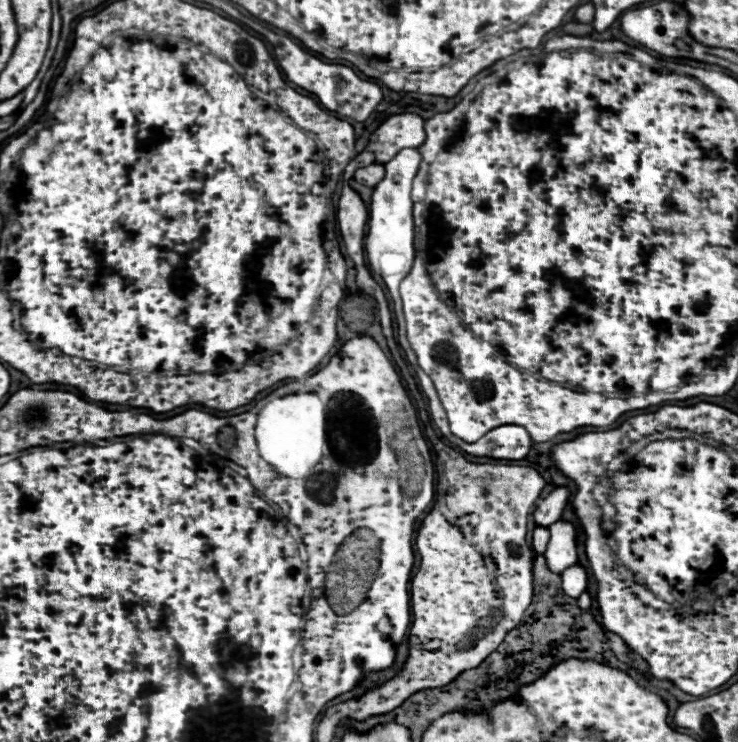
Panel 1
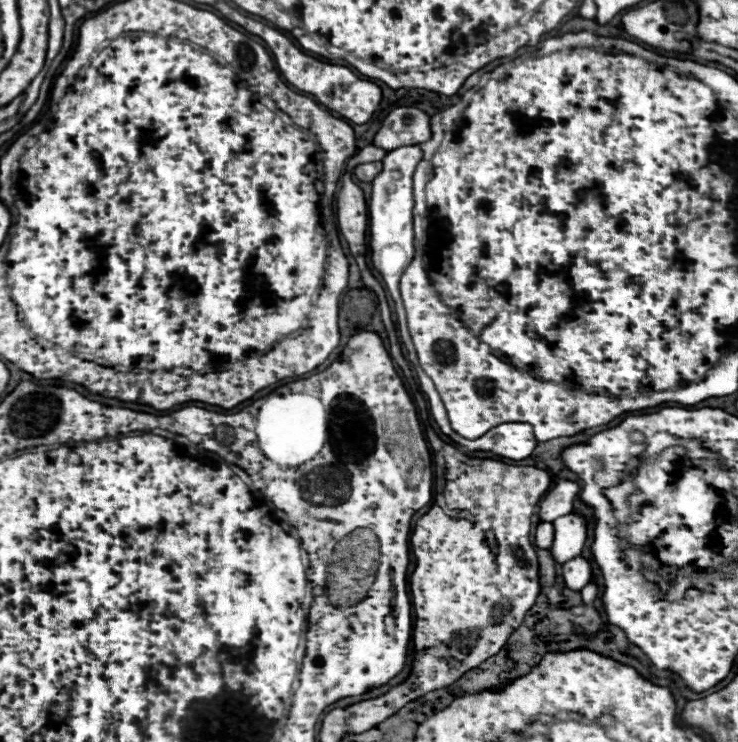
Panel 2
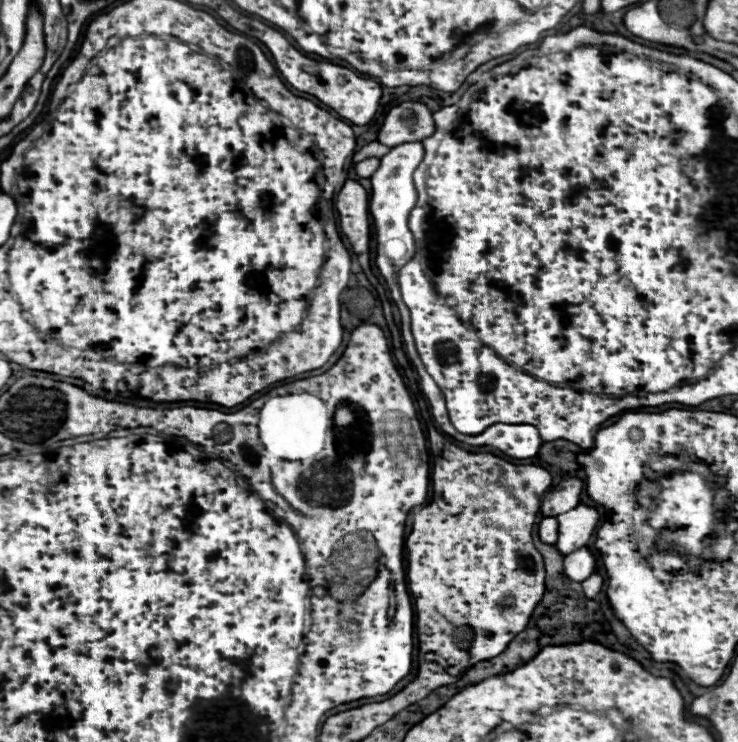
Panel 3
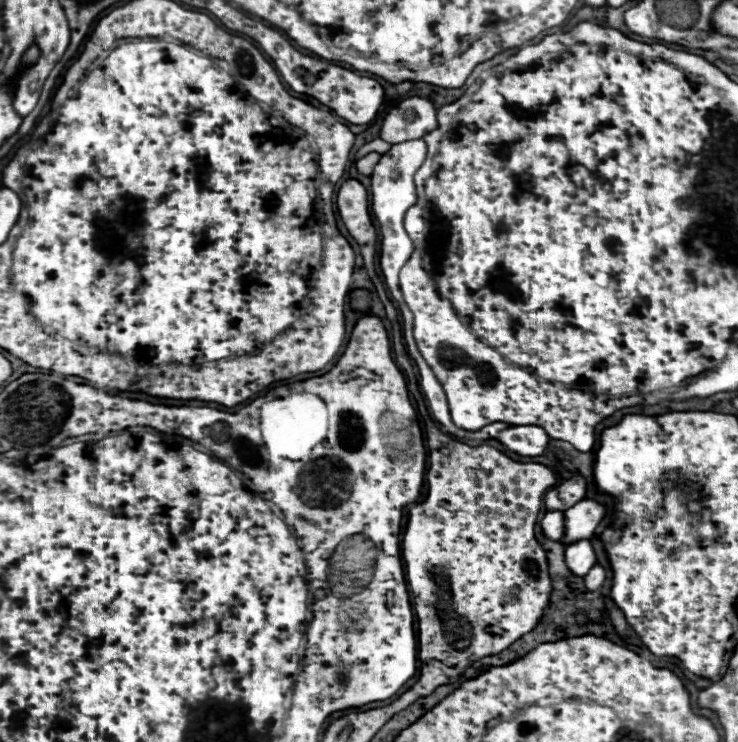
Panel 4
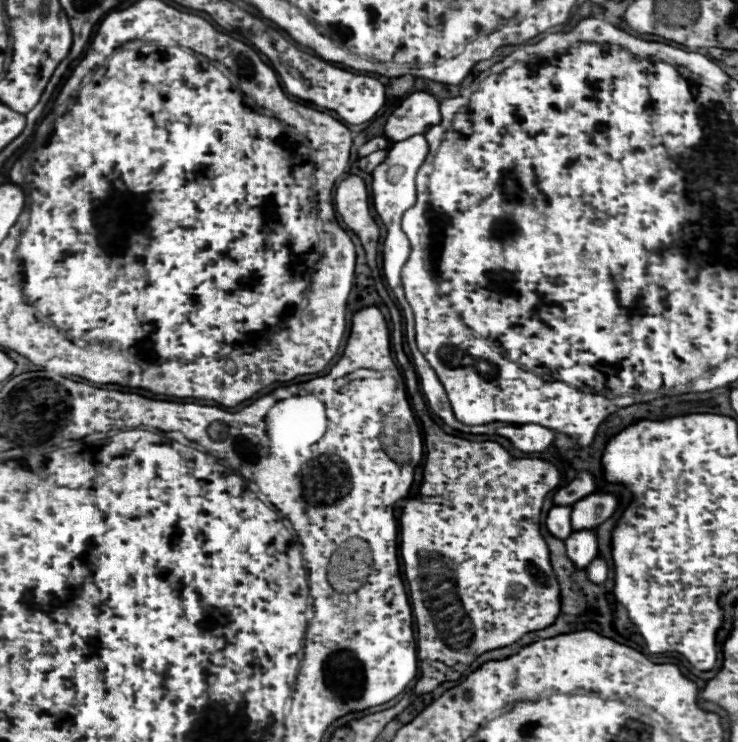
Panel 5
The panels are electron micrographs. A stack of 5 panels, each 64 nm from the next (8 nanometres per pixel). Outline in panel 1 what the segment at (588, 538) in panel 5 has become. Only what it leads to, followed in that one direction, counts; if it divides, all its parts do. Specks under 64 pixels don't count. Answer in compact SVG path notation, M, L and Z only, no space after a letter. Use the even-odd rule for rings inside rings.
M580 564L570 566L566 572L562 572L562 590L572 596L578 598L588 586L588 574L586 568L582 568Z

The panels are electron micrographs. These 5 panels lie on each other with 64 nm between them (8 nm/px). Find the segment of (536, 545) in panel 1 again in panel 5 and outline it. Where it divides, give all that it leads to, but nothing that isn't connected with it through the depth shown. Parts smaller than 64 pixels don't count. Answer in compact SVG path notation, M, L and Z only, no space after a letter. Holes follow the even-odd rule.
M570 506L570 508L552 508L552 510L548 512L546 520L544 520L544 522L546 522L546 528L548 528L554 536L566 540L566 538L570 536L570 532L572 532L570 516L572 516L572 506Z

